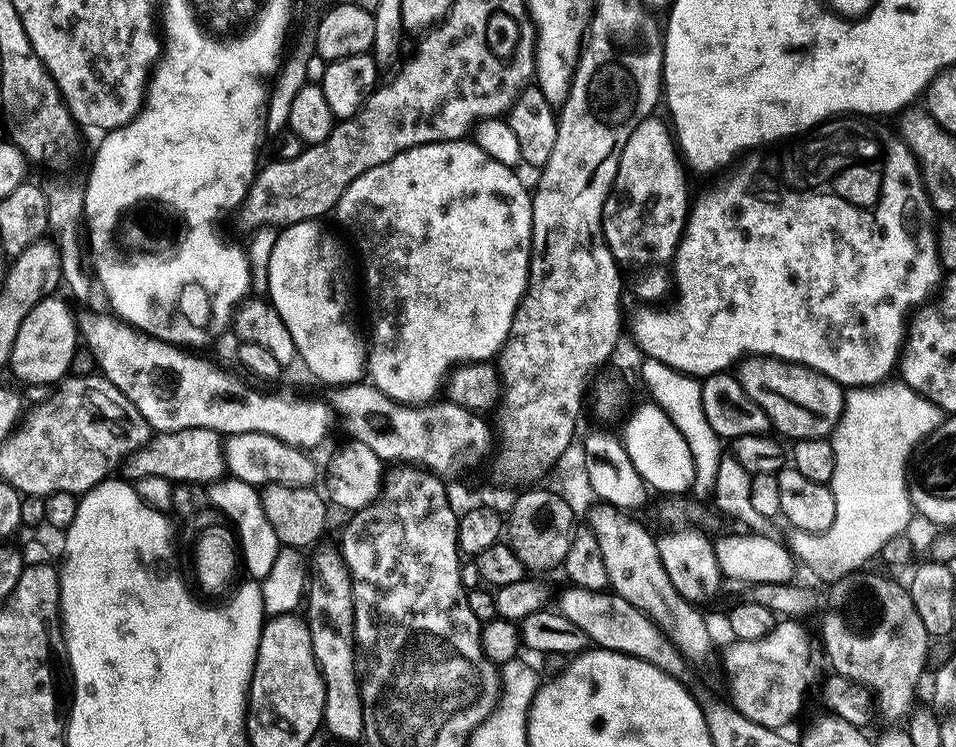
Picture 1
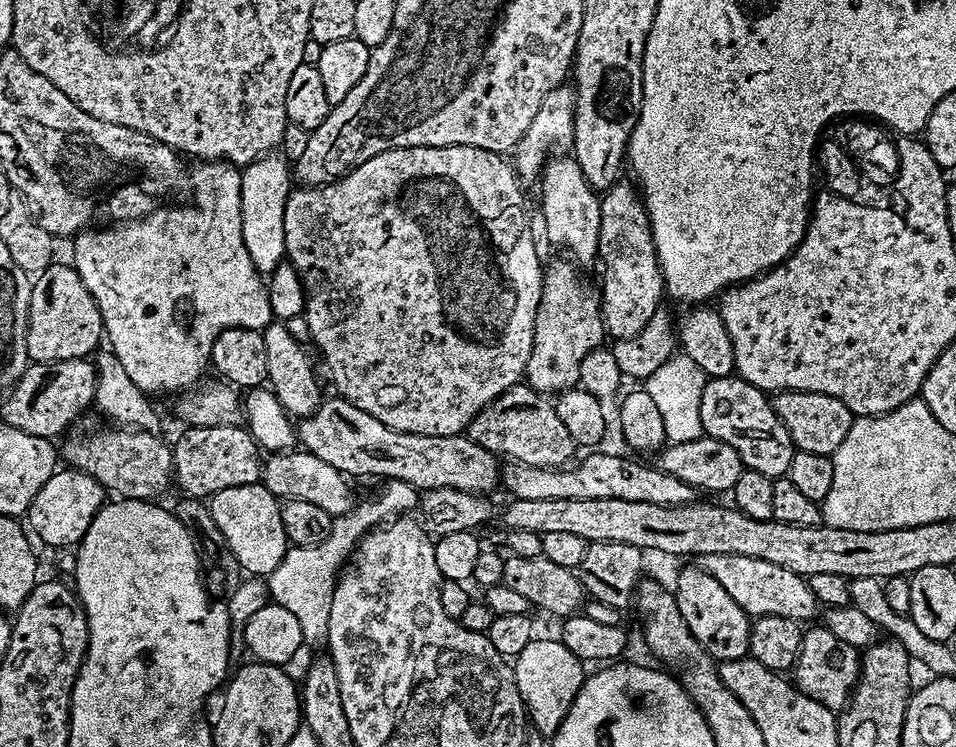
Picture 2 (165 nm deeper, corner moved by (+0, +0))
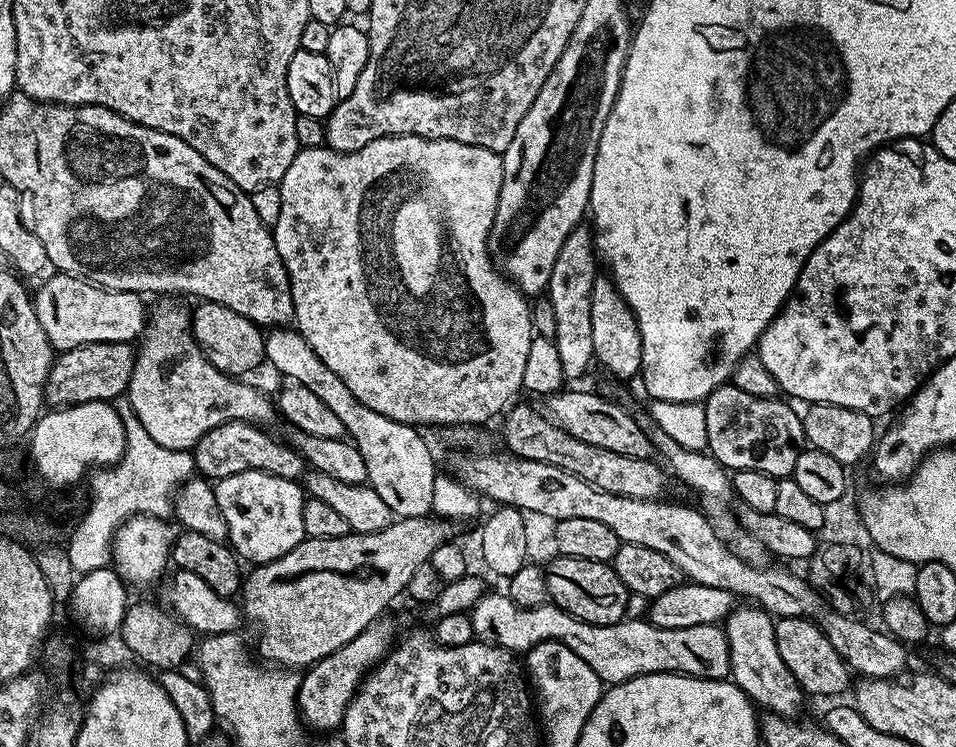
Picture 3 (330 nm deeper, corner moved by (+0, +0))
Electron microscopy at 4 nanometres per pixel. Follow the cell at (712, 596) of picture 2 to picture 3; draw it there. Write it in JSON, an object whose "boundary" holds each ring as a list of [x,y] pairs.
{"boundary":[[[759,606],[733,607],[723,621],[726,641],[726,664],[732,667],[731,683],[737,684],[753,705],[759,706],[765,713],[785,718],[799,717],[804,708],[806,693],[790,674],[790,666],[782,662],[778,654],[778,642],[774,638],[776,620]]]}

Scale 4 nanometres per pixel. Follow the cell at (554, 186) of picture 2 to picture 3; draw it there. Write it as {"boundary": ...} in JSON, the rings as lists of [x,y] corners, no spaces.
{"boundary":[[[577,226],[562,242],[562,250],[558,250],[558,262],[554,262],[554,270],[550,270],[550,282],[546,289],[546,300],[553,307],[555,319],[555,331],[552,340],[558,350],[558,358],[562,366],[562,374],[565,381],[576,380],[588,367],[594,364],[594,337],[591,336],[593,330],[590,323],[590,302],[592,301],[592,291],[594,282],[598,275],[598,257],[594,247],[594,233],[591,227]]]}

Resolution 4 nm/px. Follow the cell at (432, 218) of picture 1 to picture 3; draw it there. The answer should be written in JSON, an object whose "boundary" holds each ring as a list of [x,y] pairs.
{"boundary":[[[387,136],[386,138],[372,140],[366,146],[362,146],[362,150],[354,150],[353,152],[335,152],[334,149],[327,146],[301,148],[300,153],[294,158],[294,162],[290,162],[290,170],[286,170],[284,177],[278,181],[282,210],[278,210],[278,222],[272,228],[272,237],[276,240],[278,254],[288,271],[288,281],[294,298],[294,314],[296,315],[294,327],[296,331],[302,334],[302,338],[306,338],[306,342],[312,347],[314,354],[318,354],[318,358],[322,358],[322,362],[326,362],[326,366],[330,366],[330,370],[334,370],[334,374],[338,374],[338,378],[342,378],[342,382],[346,382],[350,394],[354,394],[354,398],[358,398],[358,402],[370,406],[370,410],[378,410],[378,414],[386,414],[386,418],[394,418],[394,422],[413,426],[421,426],[420,424],[440,424],[439,426],[478,424],[484,426],[489,423],[487,420],[494,419],[496,415],[499,417],[517,399],[517,397],[515,398],[516,395],[521,395],[524,387],[524,375],[526,374],[526,357],[530,354],[530,346],[534,339],[533,309],[524,293],[507,276],[498,271],[488,254],[488,235],[490,234],[490,226],[494,222],[494,214],[498,210],[498,194],[502,190],[503,177],[503,155],[494,150],[486,150],[482,146],[470,146],[453,140],[427,140],[421,136]]]}

